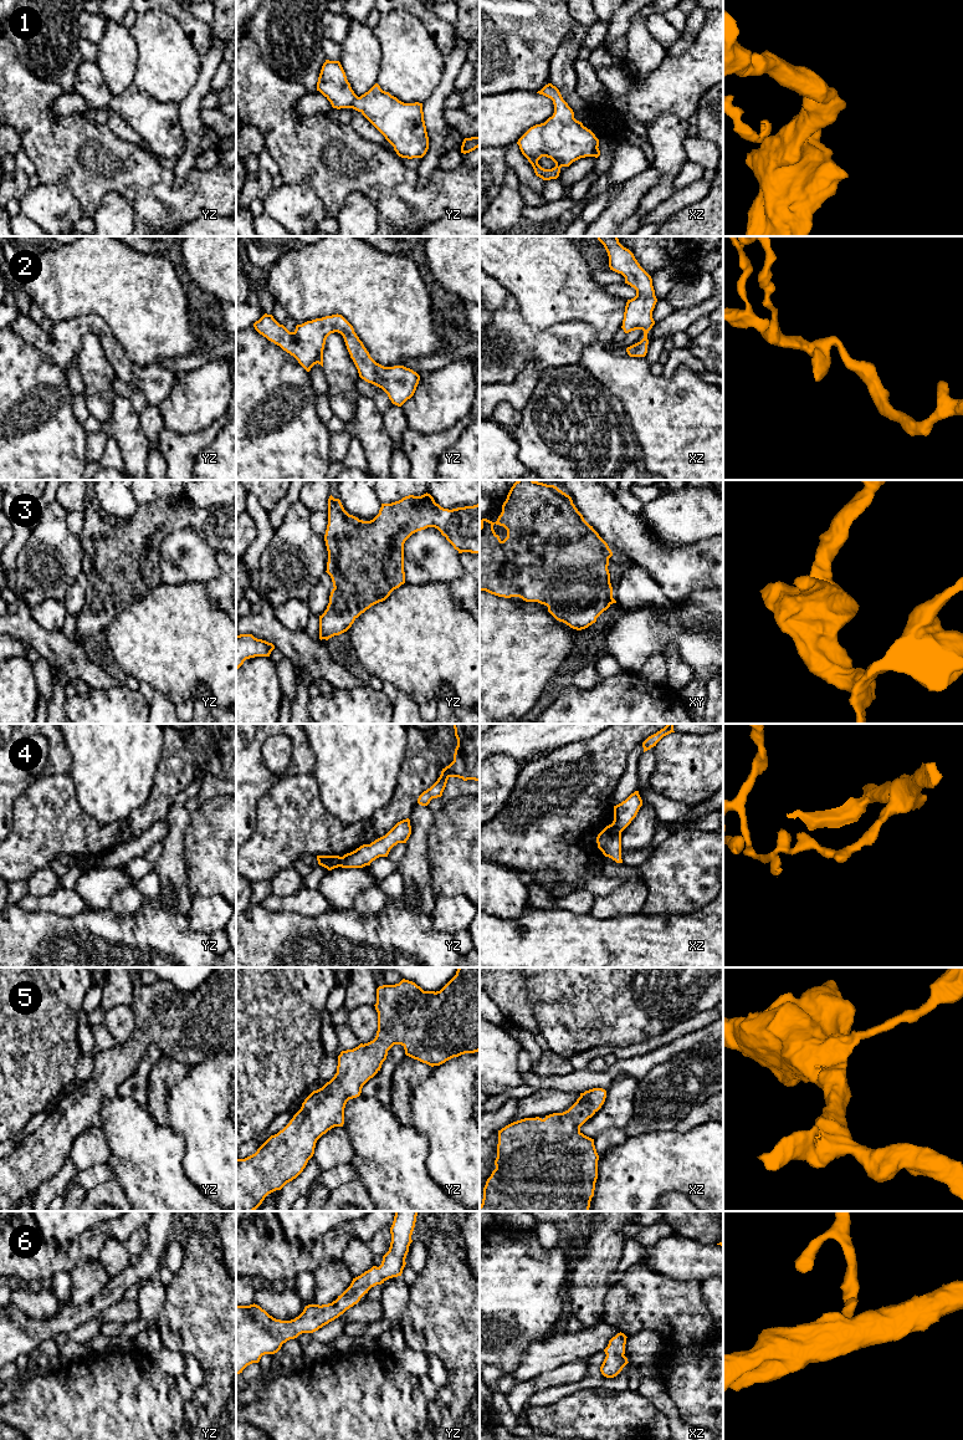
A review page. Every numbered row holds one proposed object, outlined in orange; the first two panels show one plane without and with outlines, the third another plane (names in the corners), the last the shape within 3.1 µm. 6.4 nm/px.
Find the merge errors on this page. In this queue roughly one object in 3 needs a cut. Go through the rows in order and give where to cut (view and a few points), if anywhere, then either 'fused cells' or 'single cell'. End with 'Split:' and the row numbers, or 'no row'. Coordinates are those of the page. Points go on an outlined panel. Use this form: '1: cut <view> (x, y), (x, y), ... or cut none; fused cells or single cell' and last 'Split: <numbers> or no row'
1: cut none; single cell
2: cut none; single cell
3: cut none; single cell
4: cut yz (342, 857), (339, 866); fused cells
5: cut none; single cell
6: cut none; single cell
Split: 4

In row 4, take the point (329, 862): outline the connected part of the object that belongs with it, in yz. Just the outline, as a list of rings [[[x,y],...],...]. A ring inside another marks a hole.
[[[317,856],[318,864],[332,870],[340,867],[342,857],[339,856]]]

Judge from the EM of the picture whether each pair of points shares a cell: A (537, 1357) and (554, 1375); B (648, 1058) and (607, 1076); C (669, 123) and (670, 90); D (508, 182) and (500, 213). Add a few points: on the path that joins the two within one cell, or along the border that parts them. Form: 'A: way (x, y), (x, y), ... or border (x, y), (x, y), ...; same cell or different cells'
A: border (578, 1359), (570, 1363), (562, 1363), (531, 1379); different cells
B: way (638, 1066), (616, 1068); same cell
C: border (686, 118), (659, 113), (645, 126); different cells
D: way (508, 189), (507, 205); same cell

